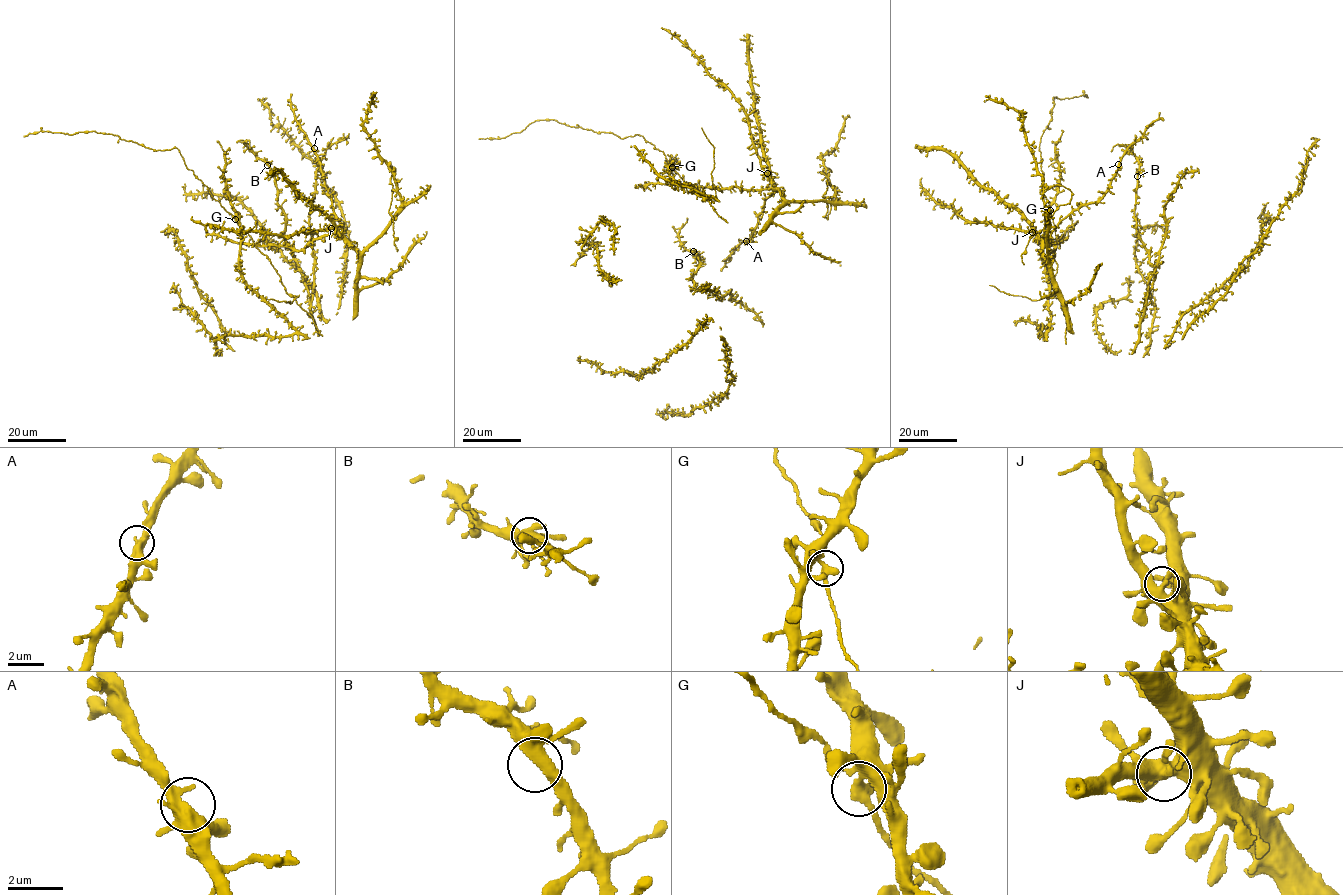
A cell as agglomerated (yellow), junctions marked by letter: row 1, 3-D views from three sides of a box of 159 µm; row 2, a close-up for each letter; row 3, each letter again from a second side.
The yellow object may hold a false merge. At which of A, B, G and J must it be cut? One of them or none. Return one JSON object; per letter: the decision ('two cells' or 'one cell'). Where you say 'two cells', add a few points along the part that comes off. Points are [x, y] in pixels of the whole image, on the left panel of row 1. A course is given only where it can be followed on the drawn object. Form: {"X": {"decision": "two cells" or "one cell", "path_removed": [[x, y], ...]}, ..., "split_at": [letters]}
{"A": {"decision": "one cell"}, "B": {"decision": "one cell"}, "G": {"decision": "one cell"}, "J": {"decision": "one cell"}, "split_at": []}

